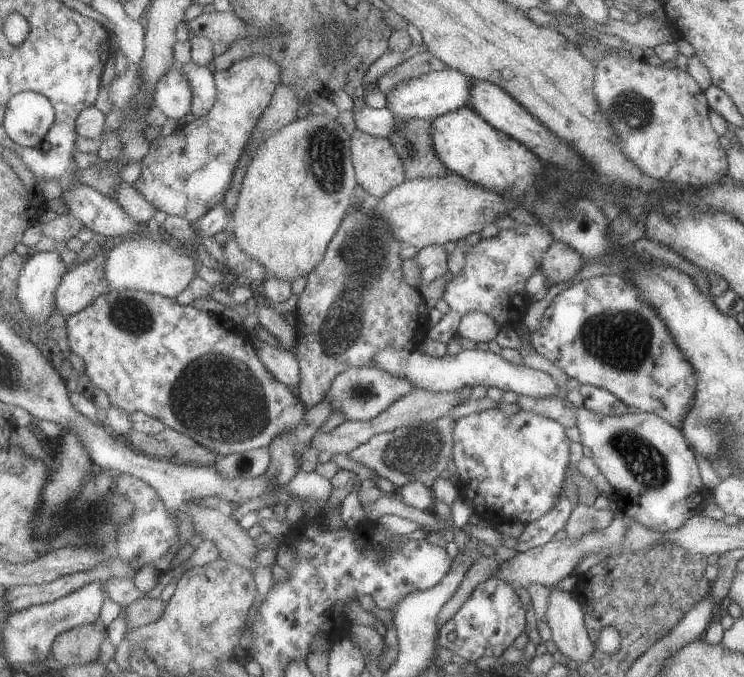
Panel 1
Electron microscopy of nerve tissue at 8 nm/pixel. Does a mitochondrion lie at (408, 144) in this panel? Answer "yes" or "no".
yes

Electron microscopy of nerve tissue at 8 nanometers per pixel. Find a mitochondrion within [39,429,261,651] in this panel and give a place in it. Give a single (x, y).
(91, 518)

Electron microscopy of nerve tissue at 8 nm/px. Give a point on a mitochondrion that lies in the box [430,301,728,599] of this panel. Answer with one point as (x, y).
(620, 341)

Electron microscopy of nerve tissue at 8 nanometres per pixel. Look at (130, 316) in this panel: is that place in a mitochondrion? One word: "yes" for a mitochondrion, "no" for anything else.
yes

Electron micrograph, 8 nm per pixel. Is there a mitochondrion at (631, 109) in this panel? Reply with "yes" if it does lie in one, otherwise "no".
yes

